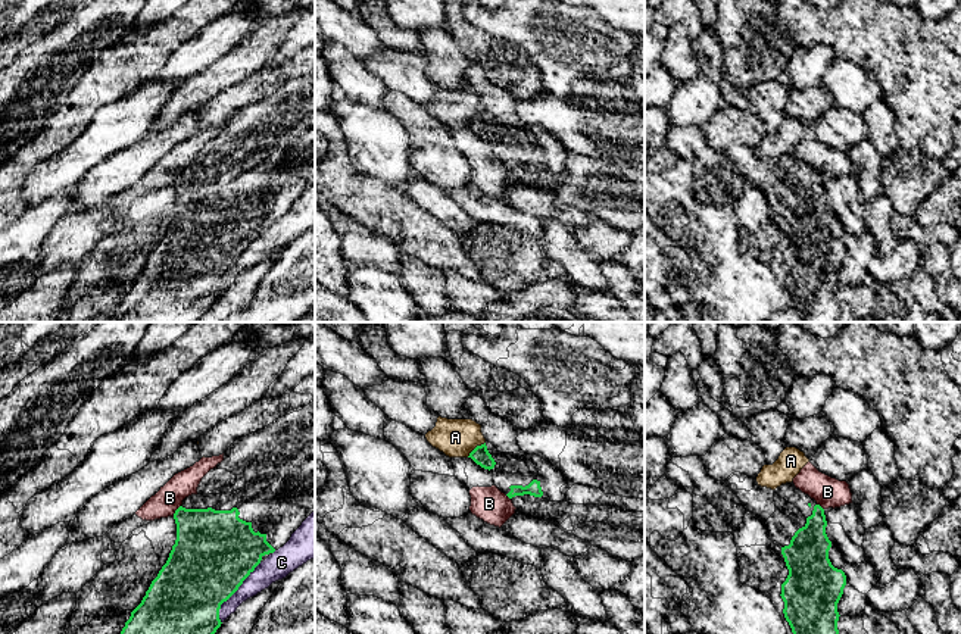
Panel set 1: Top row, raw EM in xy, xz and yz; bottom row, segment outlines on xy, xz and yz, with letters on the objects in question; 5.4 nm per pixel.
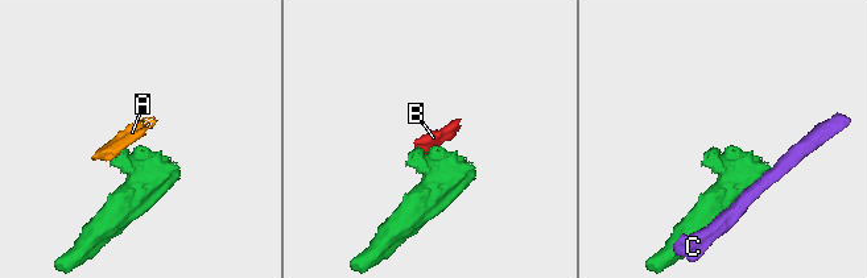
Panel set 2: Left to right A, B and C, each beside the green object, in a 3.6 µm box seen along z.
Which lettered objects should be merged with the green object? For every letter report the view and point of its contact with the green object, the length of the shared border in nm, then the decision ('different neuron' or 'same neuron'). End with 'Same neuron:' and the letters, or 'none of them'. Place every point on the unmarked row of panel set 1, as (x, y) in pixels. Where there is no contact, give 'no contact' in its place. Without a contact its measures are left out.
A: xz (476, 118) | 130 nm | different neuron
B: xy (175, 181) | 80 nm | different neuron
C: xy (233, 264) | 400 nm | different neuron
Same neuron: none of them

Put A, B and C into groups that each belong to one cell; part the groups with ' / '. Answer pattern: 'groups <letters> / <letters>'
groups A / B / C

